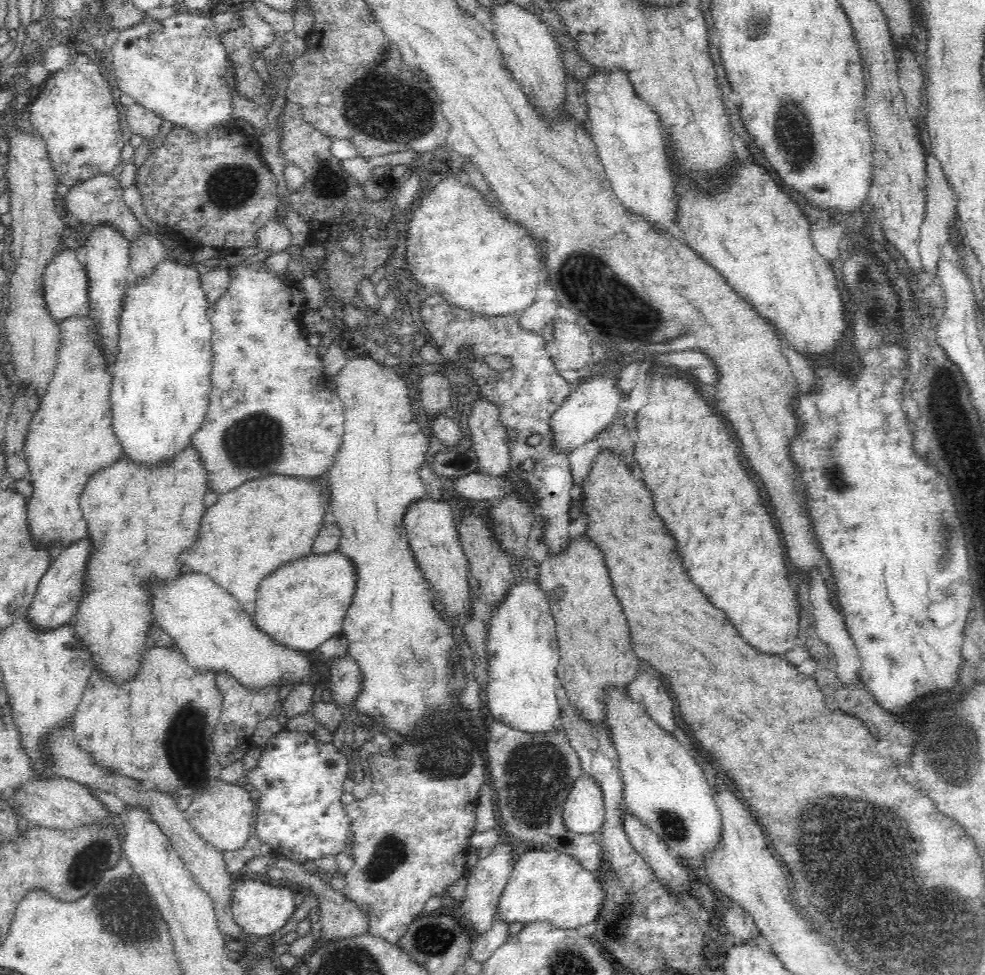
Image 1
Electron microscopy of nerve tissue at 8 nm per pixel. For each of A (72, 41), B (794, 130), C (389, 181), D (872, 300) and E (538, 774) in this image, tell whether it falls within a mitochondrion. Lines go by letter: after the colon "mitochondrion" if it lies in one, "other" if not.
A: other
B: mitochondrion
C: other
D: mitochondrion
E: mitochondrion

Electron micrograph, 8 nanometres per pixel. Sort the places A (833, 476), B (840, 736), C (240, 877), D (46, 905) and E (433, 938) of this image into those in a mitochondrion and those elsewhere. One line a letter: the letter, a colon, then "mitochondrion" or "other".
A: mitochondrion
B: other
C: other
D: other
E: mitochondrion

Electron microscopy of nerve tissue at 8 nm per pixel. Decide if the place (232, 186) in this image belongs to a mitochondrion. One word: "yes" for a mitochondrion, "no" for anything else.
yes

